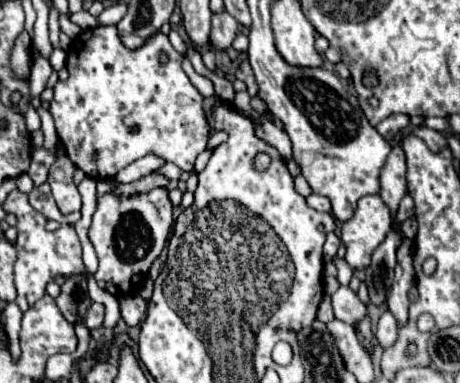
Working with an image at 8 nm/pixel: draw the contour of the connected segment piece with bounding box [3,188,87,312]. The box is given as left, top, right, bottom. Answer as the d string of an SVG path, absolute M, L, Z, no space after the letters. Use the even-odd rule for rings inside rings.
M15 188L13 192L7 194L7 200L3 202L3 210L17 218L19 236L17 236L17 262L15 262L15 286L17 286L15 302L23 312L27 312L39 298L43 298L45 286L57 276L63 278L77 276L77 274L87 276L85 264L81 260L81 242L77 234L53 234L45 230L47 218L29 204L27 194Z

